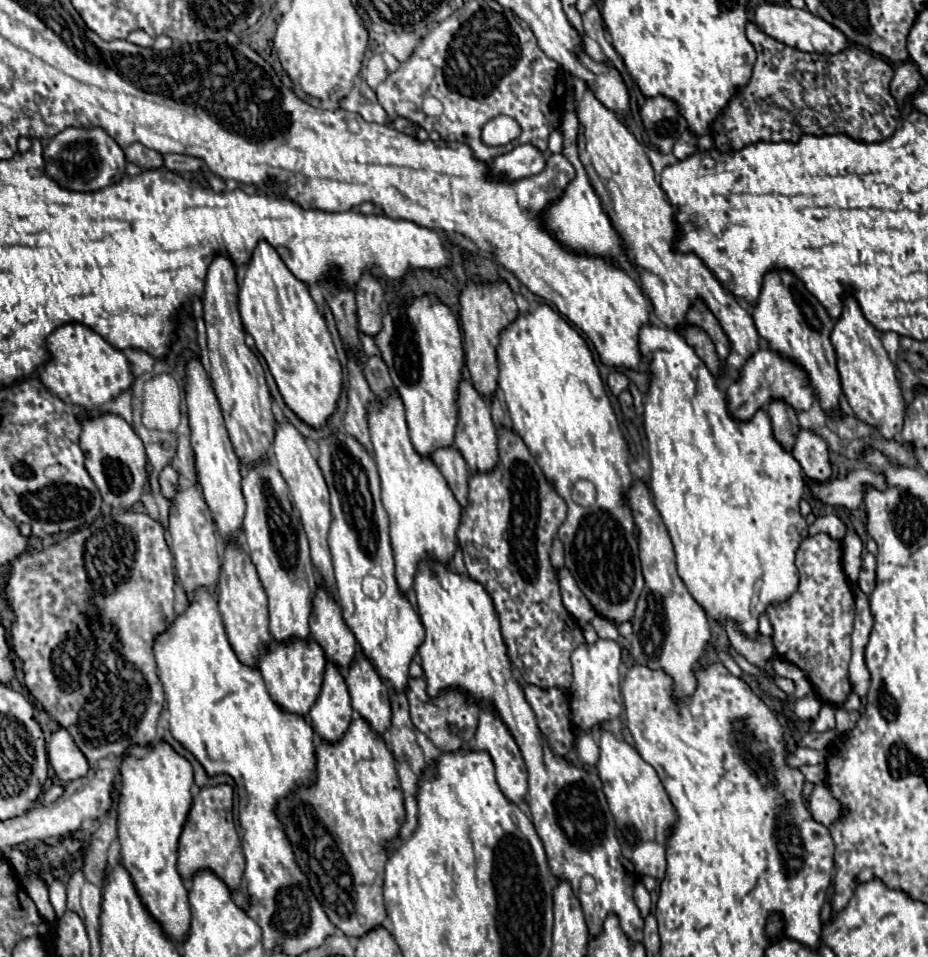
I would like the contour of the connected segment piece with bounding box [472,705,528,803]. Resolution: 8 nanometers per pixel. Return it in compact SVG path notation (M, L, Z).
M484 705L480 711L480 721L478 721L478 731L476 731L476 739L474 739L474 749L484 749L490 753L494 765L496 765L496 781L502 789L502 793L514 801L514 803L522 803L524 795L528 793L528 773L524 771L524 759L522 753L518 749L516 739L512 737L512 733L508 731L508 727L504 725L504 721L496 715L496 711L490 705Z

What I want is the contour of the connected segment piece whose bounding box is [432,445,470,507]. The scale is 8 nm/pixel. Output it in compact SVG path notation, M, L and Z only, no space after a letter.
M450 445L450 447L440 447L432 453L432 459L434 463L438 465L440 473L444 475L446 483L450 485L454 497L458 499L458 503L464 507L468 505L468 475L470 475L470 469L464 461L464 457L460 455L460 451Z

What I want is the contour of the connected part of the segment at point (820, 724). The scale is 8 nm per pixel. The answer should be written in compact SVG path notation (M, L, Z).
M824 705L824 713L820 713L820 717L812 721L810 729L812 731L826 731L826 729L832 729L834 723L836 723L834 721L834 711L828 705Z

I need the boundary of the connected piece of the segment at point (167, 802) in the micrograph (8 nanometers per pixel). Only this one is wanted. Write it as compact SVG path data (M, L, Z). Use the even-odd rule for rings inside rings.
M166 741L152 743L152 745L130 745L124 753L122 765L120 765L120 777L122 777L122 789L118 799L118 841L122 847L122 865L132 875L132 881L160 925L168 929L168 937L174 941L184 941L184 933L188 933L188 921L190 921L190 909L188 909L188 891L184 887L184 881L176 869L176 845L180 837L180 829L184 827L184 817L188 815L188 809L192 805L192 765L188 759L178 755Z

